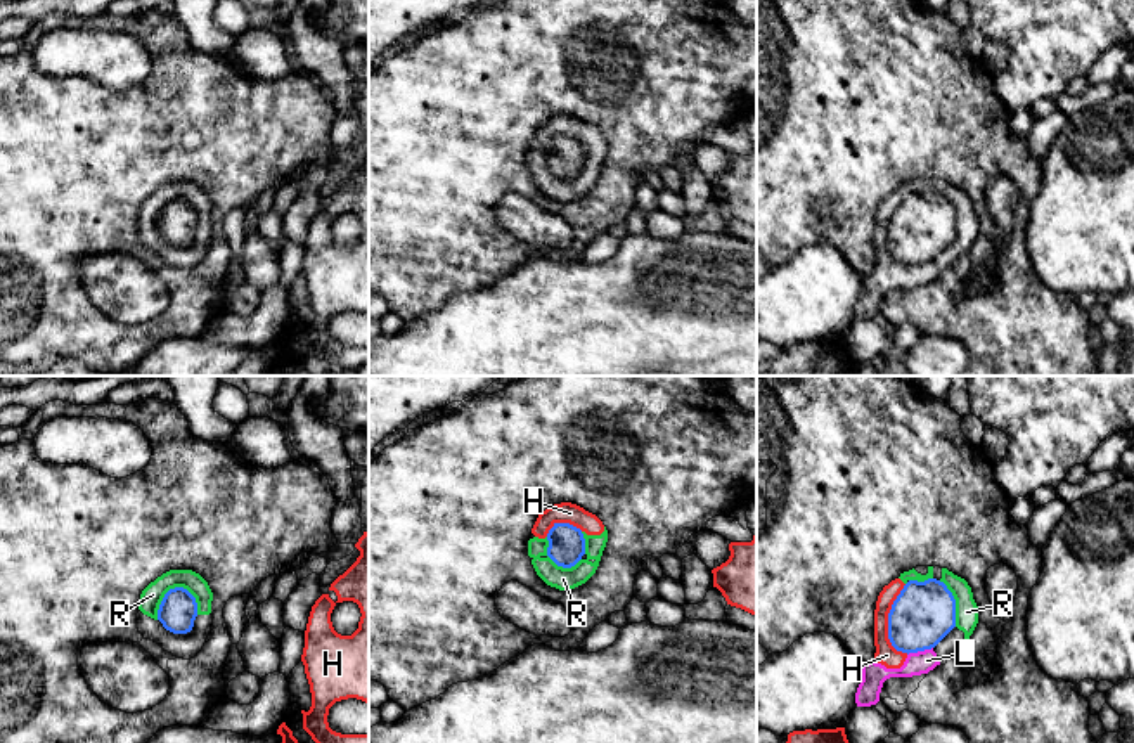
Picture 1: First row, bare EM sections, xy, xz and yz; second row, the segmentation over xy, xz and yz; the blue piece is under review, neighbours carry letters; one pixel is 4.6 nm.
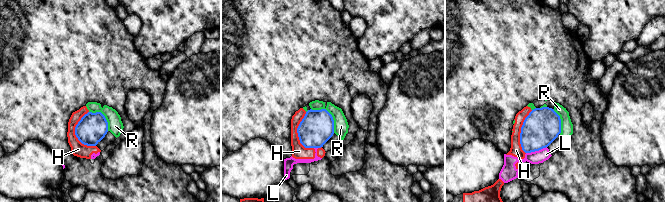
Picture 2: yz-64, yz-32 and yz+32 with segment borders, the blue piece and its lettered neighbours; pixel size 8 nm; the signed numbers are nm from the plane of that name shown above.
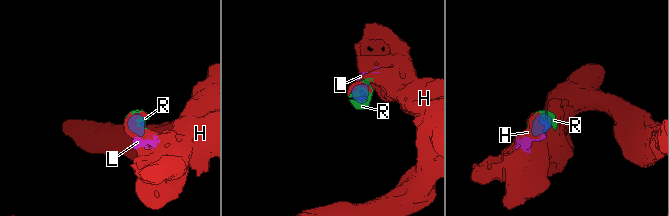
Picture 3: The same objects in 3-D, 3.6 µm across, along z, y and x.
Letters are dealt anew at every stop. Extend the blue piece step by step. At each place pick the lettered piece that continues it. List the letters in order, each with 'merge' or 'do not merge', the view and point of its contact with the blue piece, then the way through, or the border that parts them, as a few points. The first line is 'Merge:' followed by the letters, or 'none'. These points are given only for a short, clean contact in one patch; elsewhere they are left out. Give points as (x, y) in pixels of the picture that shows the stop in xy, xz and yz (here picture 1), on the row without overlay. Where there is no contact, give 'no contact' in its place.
Merge: none
H: do not merge; contact yz (889, 232)
L: do not merge; contact yz (920, 262); border yz (932, 258), (908, 267)
R: do not merge; contact xy (168, 203)

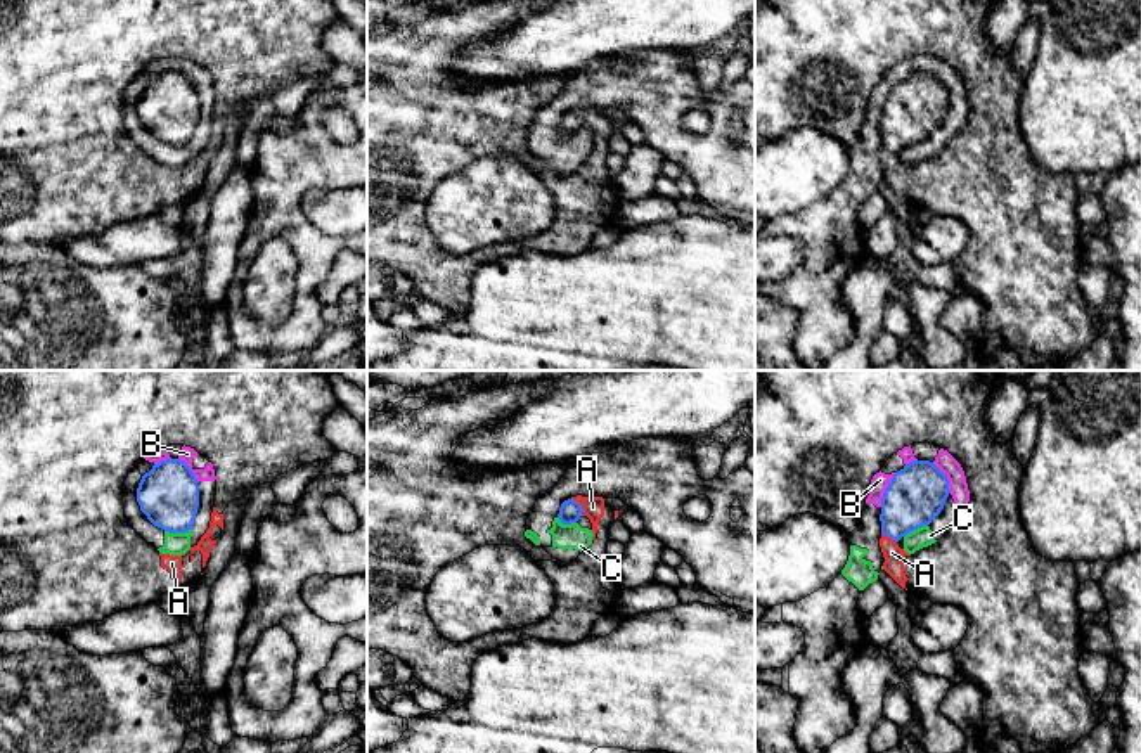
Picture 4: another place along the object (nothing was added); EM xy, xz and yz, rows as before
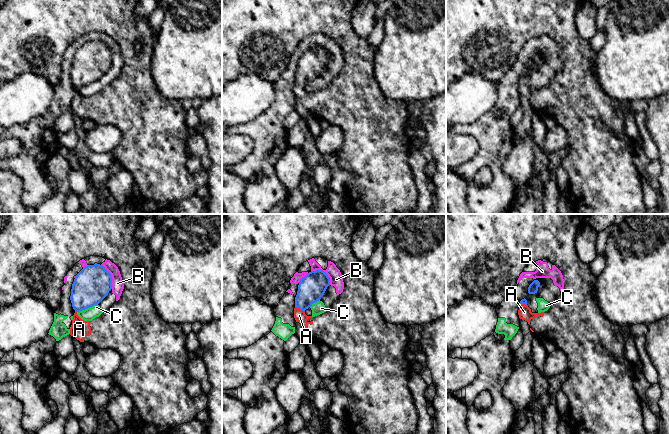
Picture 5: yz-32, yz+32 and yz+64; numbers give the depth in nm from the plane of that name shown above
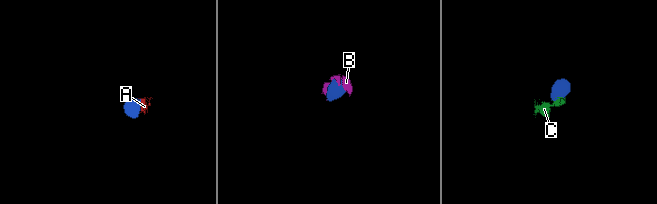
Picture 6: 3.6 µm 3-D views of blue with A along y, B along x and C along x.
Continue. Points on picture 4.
Merge: A
A: merge; contact xz (580, 118); way xz (570, 123), (580, 118), (593, 120)
B: do not merge; contact yz (885, 102)
C: do not merge; contact xy (177, 144); border xy (191, 141), (165, 144)

